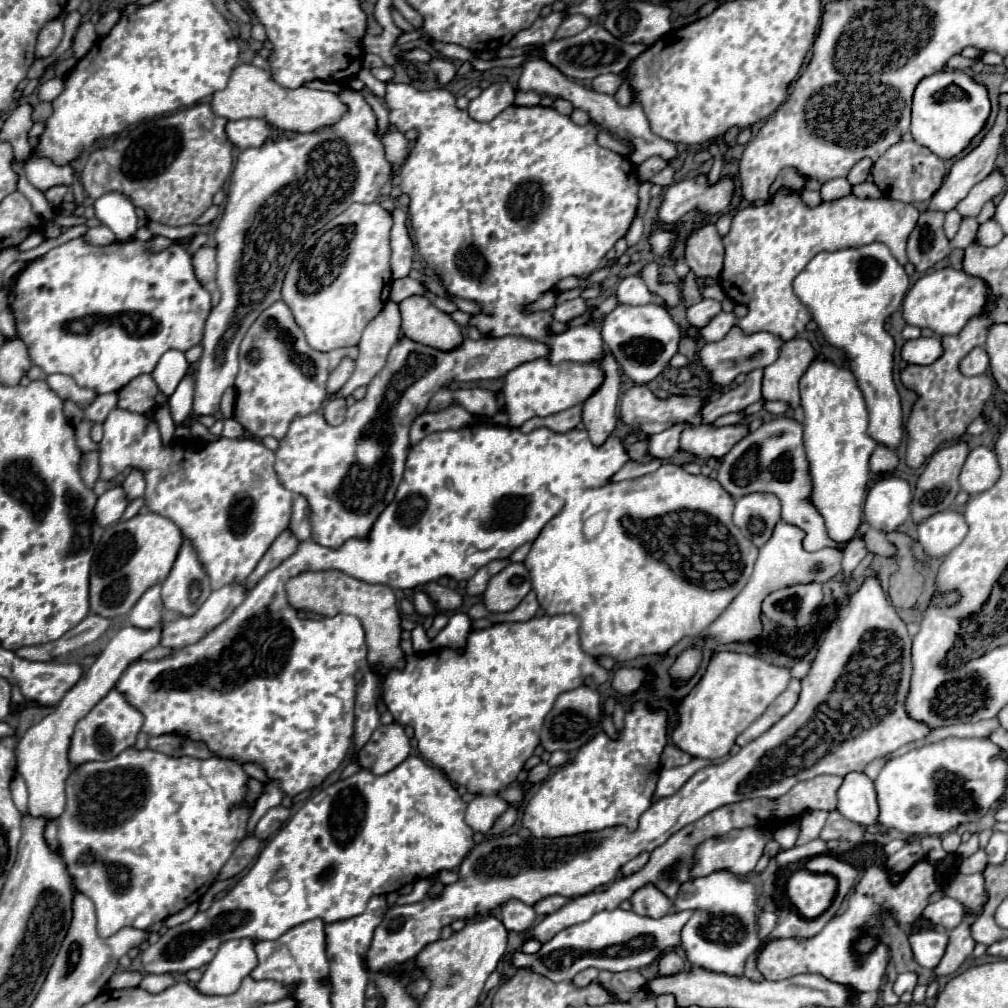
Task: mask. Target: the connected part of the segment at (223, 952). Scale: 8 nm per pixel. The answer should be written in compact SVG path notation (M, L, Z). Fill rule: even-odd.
M253 939L223 941L217 955L207 965L201 981L195 985L205 995L229 995L235 993L241 981L257 967Z

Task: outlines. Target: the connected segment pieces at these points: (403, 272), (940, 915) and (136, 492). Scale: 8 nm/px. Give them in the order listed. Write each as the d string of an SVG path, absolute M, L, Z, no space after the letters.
M401 209L393 211L393 229L391 229L391 273L393 279L403 279L411 271L413 263L413 241L409 239L405 227L407 213Z
M941 897L939 901L931 903L923 911L923 917L929 919L935 927L943 927L943 929L951 931L953 927L957 927L961 923L963 907L959 901L953 901L951 897Z
M133 469L133 471L127 475L127 479L123 481L123 489L125 489L129 501L143 497L143 493L145 493L145 481L143 481L141 471Z

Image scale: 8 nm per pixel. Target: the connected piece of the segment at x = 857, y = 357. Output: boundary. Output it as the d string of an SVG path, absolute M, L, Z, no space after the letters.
M885 243L817 253L793 281L795 295L811 311L827 343L843 349L851 359L849 371L855 375L869 411L867 433L891 449L897 449L901 441L903 417L899 393L893 383L895 341L883 325L903 303L907 289L909 277Z

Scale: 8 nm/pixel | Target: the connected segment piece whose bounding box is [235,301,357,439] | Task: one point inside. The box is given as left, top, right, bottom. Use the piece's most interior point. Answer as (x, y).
(280, 376)

